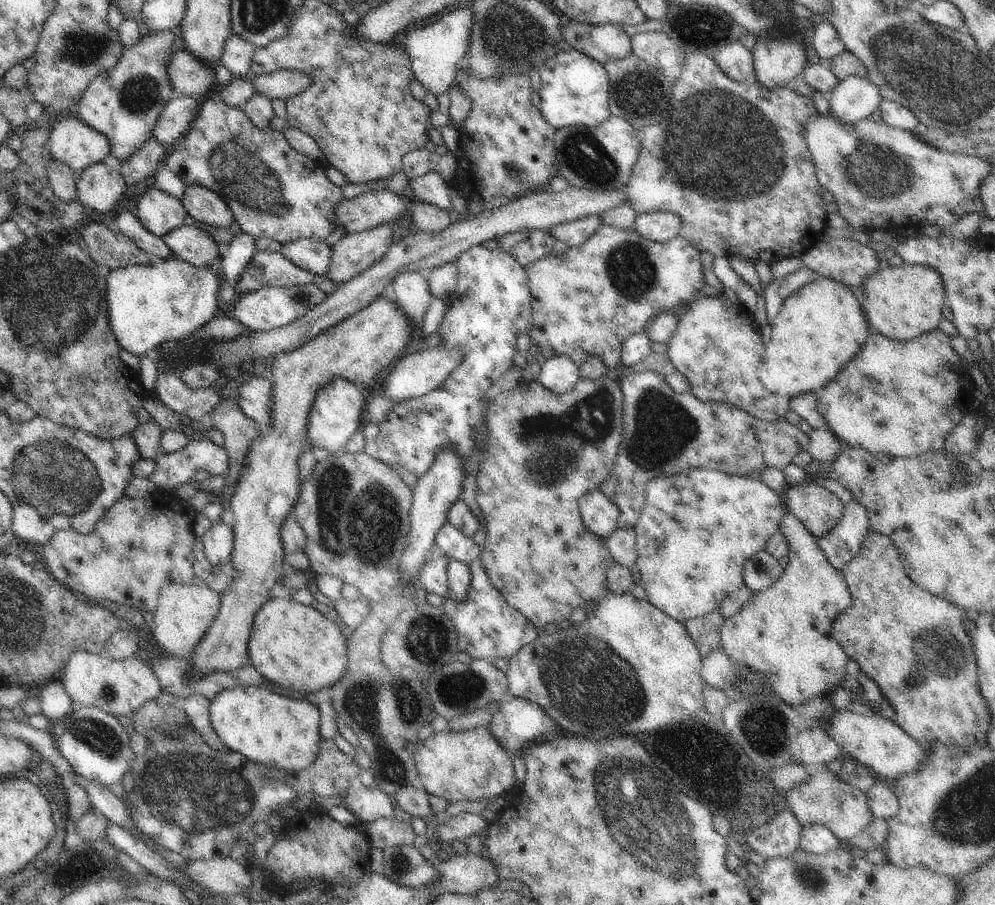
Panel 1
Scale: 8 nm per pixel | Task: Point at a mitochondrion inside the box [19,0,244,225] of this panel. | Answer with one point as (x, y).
(84, 45)

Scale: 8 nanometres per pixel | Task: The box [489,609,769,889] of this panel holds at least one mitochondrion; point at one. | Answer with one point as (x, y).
(648, 826)

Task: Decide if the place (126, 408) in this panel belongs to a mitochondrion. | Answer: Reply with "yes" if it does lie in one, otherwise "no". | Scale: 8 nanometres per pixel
no

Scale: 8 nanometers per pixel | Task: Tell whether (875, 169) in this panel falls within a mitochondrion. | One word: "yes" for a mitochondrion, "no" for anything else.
yes

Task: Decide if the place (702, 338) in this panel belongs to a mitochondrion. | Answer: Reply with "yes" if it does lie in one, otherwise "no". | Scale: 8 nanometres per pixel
no

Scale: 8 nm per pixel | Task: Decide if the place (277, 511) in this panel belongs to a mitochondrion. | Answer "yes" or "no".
no

